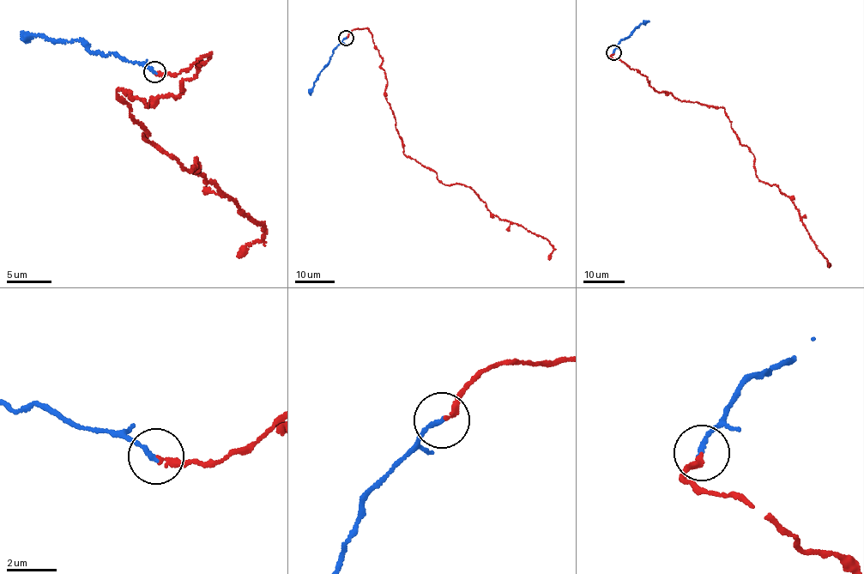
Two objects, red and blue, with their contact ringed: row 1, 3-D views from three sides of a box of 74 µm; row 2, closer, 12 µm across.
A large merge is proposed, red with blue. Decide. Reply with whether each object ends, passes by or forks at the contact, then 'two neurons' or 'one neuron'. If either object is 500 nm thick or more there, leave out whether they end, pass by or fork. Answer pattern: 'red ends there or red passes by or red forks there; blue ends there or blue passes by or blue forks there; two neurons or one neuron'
red ends there; blue ends there; one neuron

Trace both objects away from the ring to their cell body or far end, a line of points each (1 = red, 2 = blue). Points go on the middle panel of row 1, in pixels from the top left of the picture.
1: (346, 38), (353, 29), (371, 33), (404, 154), (546, 239), (549, 260)
2: (346, 38), (334, 51), (310, 95)

